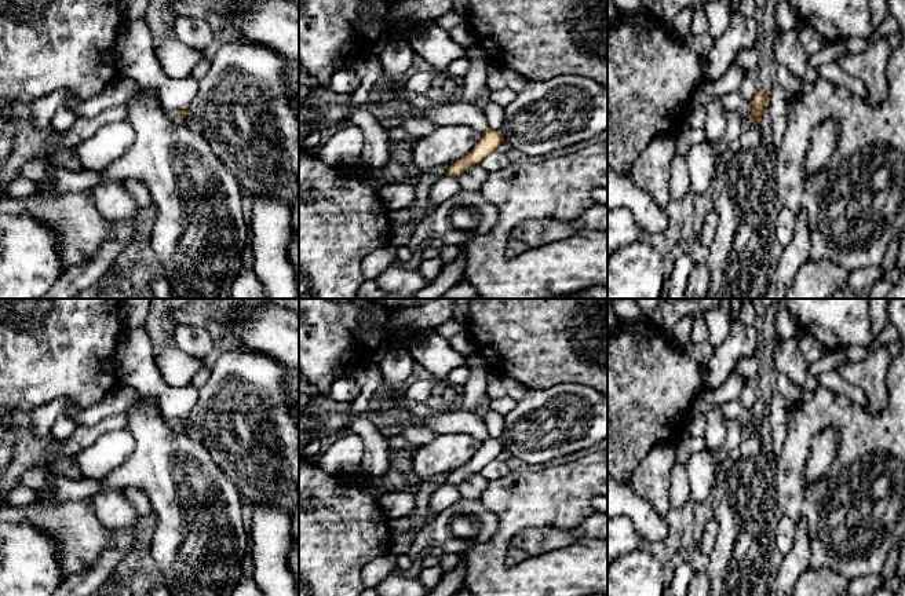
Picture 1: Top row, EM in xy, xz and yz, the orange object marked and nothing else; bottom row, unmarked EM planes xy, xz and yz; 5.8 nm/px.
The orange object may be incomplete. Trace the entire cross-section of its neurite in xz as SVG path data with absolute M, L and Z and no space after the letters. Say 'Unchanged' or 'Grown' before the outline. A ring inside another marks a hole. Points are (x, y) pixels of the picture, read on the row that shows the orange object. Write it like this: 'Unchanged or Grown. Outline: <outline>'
Unchanged. Outline: M488 128L485 132L482 132L479 142L467 156L450 164L446 175L456 178L460 176L470 165L479 164L492 153L497 153L497 149L503 142L504 138L500 131Z

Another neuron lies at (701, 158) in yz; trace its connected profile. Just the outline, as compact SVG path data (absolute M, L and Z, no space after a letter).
M723 110L726 120L725 138L718 145L709 145L707 140L693 145L686 153L686 164L689 167L690 190L696 197L705 193L715 178L716 164L727 146L740 136L740 134L751 124L738 111Z

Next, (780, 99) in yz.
M777 80L771 83L769 92L770 118L771 118L771 151L777 151L781 145L782 135L787 127L787 107L793 96L791 96Z

